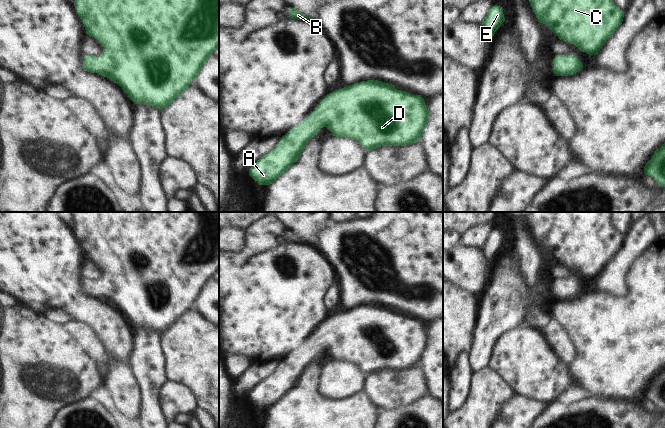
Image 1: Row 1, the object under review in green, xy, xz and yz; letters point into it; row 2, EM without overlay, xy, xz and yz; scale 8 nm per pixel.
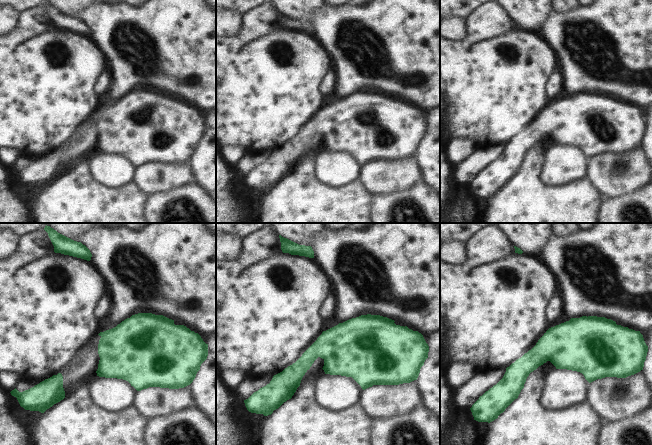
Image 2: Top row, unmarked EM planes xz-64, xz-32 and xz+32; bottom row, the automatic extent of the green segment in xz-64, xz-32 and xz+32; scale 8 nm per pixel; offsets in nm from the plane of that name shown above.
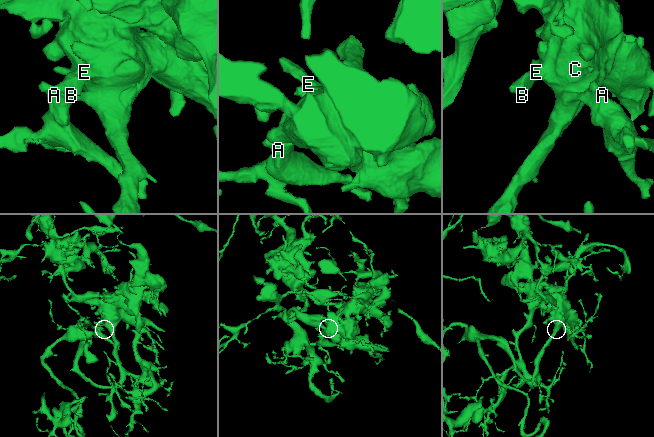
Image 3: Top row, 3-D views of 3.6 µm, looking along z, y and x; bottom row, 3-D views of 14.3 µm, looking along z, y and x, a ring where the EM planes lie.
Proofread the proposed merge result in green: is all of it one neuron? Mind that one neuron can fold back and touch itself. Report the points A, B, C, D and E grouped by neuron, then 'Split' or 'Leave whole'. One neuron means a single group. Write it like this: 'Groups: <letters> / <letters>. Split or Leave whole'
Groups: A B C D E. Leave whole.

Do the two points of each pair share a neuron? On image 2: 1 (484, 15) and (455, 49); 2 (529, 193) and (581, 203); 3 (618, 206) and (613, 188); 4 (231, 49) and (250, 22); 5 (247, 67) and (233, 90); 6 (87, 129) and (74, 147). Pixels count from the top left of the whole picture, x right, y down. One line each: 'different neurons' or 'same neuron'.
1: same neuron
2: same neuron
3: different neurons
4: same neuron
5: same neuron
6: same neuron

